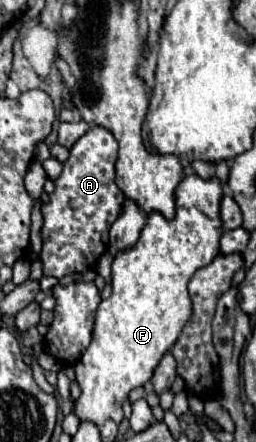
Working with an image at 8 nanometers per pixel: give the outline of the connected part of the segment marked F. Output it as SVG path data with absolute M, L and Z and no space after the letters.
M195 174L185 176L175 196L175 218L165 220L157 212L149 214L139 242L113 260L113 292L99 304L93 340L75 364L75 382L81 394L73 412L81 422L103 426L105 420L115 420L117 424L123 420L123 402L129 398L129 392L151 380L153 370L191 318L187 292L191 276L199 268L209 266L219 254L219 238L223 234L219 218L223 188L219 180L201 180Z

